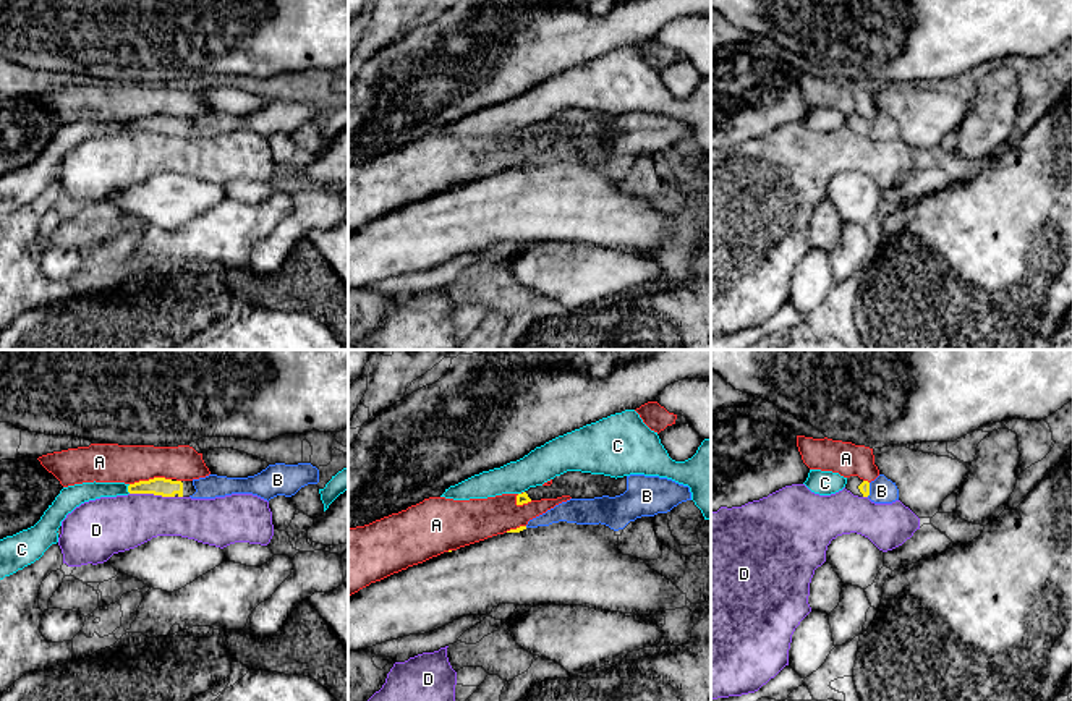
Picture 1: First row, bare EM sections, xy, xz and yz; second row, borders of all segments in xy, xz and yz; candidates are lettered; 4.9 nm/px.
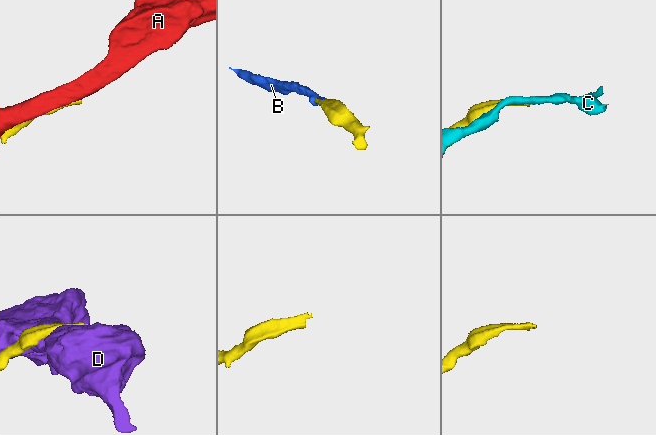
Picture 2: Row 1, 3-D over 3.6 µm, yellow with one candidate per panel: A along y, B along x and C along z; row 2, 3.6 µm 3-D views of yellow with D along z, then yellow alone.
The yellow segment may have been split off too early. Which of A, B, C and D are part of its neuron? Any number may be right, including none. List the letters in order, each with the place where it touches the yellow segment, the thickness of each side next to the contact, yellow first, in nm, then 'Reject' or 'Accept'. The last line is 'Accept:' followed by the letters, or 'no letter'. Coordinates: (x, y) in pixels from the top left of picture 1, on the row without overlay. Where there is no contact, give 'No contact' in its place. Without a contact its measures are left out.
A: Touches yellow at xy (149, 117). Thickness 100 nm (yellow) against 190 nm. Reject
B: Touches yellow at yz (868, 127). Thickness 50 nm (yellow) against 130 nm. Accept
C: Touches yellow at xy (128, 127). Thickness 100 nm (yellow) against 100 nm. Reject
D: Touches yellow at xy (153, 130). Thickness 100 nm (yellow) against 280 nm. Reject
Accept: B

